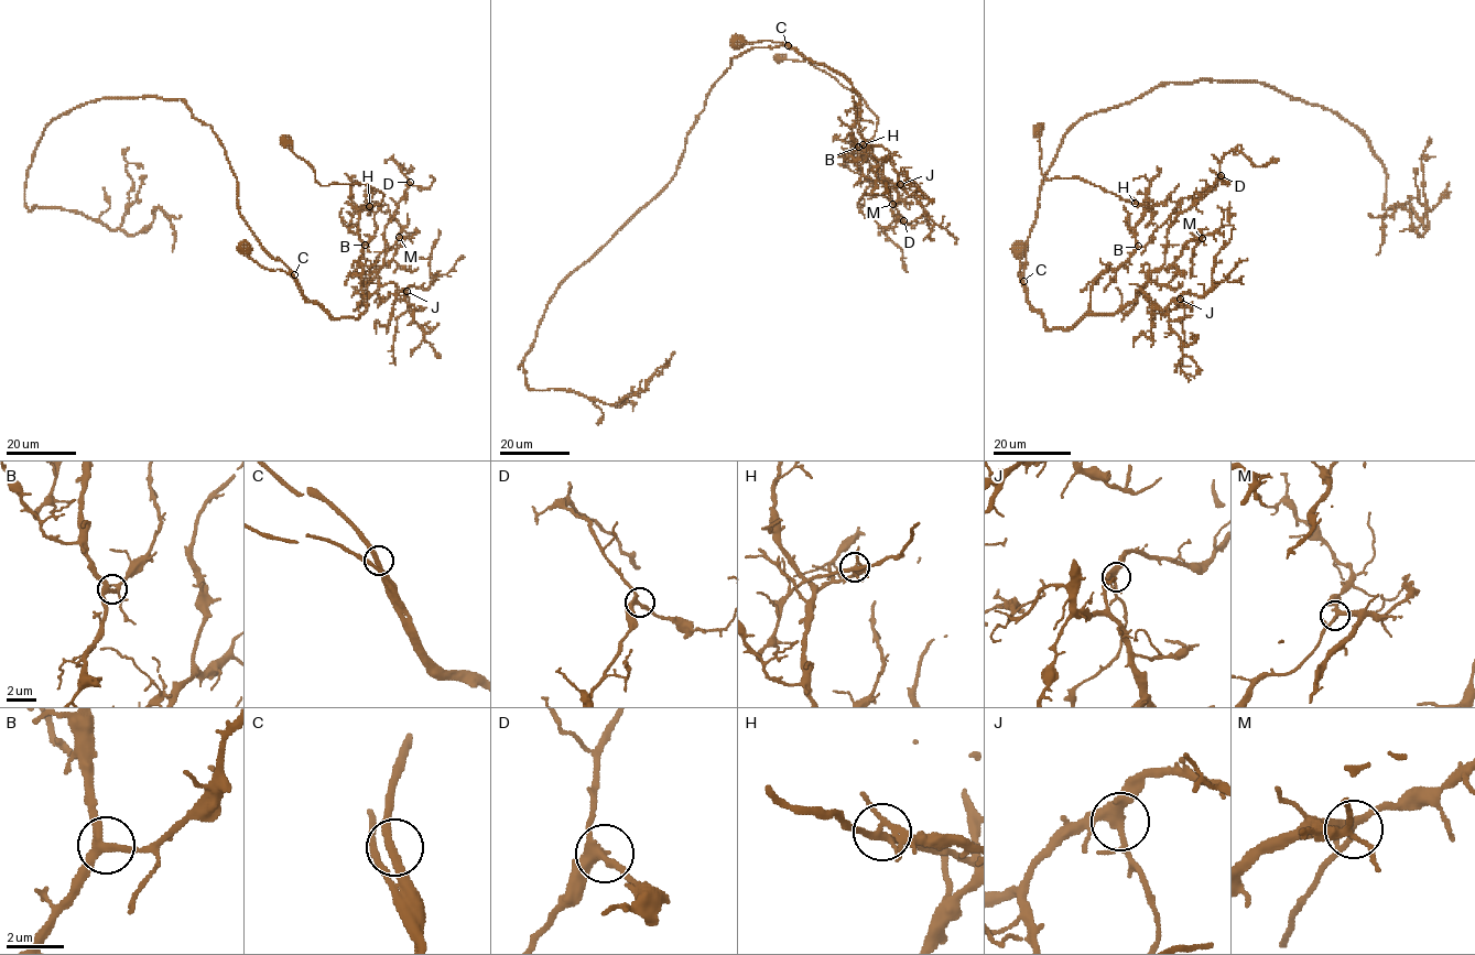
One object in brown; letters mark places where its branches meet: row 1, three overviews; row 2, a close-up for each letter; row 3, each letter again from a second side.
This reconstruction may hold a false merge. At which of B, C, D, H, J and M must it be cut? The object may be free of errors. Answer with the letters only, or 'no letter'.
H

